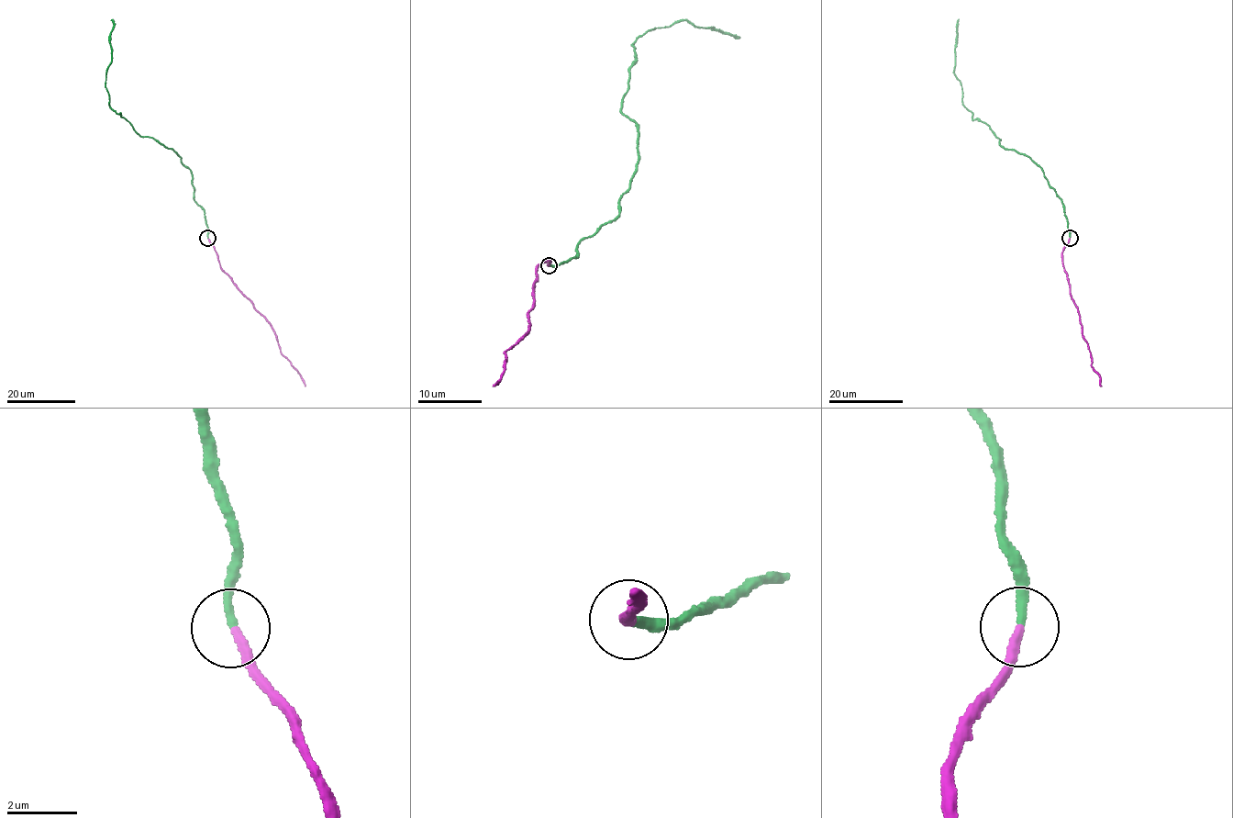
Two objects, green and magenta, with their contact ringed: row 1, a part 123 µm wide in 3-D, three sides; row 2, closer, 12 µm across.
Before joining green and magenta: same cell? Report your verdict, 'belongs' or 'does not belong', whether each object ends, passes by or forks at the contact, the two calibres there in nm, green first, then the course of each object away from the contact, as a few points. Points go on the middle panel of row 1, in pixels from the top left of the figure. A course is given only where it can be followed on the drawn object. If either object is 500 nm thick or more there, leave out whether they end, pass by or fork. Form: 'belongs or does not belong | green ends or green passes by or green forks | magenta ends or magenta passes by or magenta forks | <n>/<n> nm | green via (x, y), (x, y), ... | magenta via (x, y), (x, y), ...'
belongs | green ends | magenta ends | 240/240 nm | green via (548, 265), (578, 258), (628, 190), (638, 130), (620, 107), (633, 42), (683, 19), (738, 36) | magenta via (548, 265), (549, 261), (536, 264), (533, 302), (527, 313), (528, 330), (504, 351), (504, 371), (492, 386)

